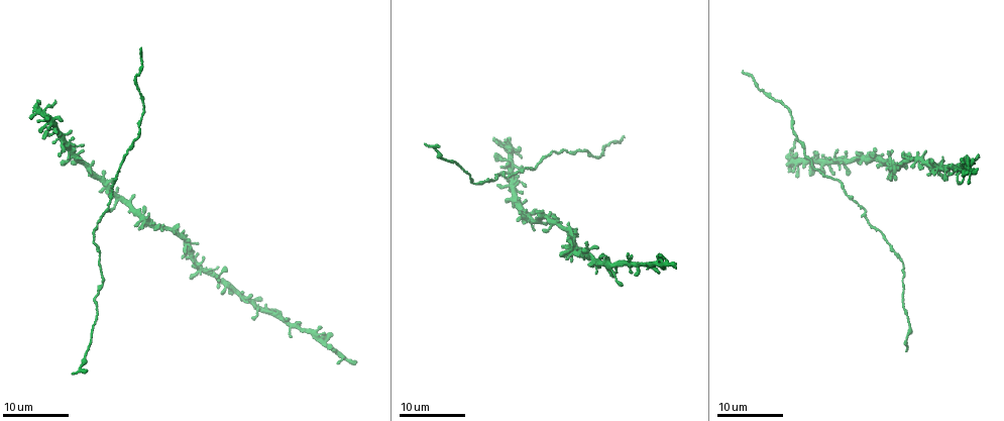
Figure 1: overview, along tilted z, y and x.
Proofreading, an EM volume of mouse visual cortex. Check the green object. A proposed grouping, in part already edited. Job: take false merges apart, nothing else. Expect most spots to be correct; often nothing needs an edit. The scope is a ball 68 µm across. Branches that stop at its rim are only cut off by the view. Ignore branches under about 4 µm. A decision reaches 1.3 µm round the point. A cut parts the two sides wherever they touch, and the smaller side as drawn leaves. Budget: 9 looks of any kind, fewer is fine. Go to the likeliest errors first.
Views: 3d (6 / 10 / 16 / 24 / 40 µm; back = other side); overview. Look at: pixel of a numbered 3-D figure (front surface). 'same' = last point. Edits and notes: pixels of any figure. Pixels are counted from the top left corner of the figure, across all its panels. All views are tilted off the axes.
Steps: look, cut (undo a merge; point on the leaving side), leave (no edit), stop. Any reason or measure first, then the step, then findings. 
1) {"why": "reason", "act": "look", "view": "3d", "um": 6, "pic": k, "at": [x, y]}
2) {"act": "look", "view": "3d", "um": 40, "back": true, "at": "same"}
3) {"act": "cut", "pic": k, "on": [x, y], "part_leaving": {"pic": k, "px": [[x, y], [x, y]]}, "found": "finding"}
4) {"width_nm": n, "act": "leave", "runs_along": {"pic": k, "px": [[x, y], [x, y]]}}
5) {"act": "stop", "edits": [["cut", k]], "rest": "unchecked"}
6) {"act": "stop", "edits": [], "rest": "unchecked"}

{"why": "four or more arms meet", "act": "look", "view": "3d", "um": 24, "pic": 1, "at": [115, 198]}

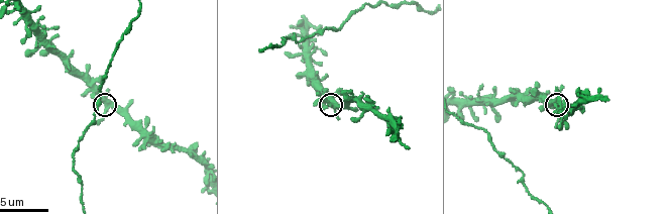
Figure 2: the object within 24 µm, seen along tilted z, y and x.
{"act": "look", "view": "3d", "um": 6, "pic": 2, "at": [107, 105]}

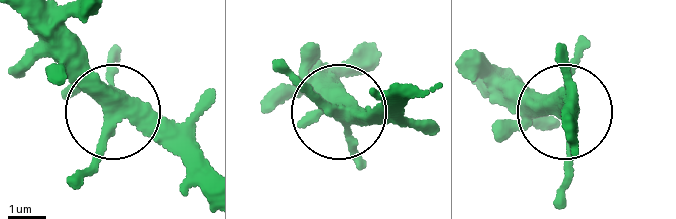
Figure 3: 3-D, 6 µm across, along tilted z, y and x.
{"width_nm": 410, "act": "leave", "found": "all the same neuron"}

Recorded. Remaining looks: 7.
{"why": "three arms meet", "act": "look", "view": "3d", "um": 16, "pic": 1, "at": [230, 286]}

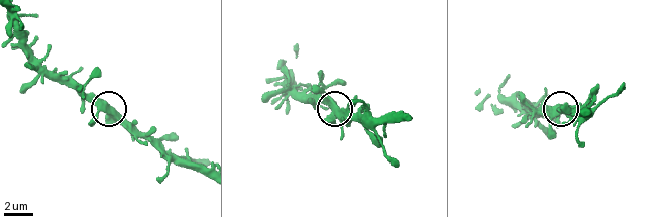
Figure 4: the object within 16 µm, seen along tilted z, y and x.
{"act": "look", "view": "3d", "um": 6, "pic": 4, "at": [107, 108]}

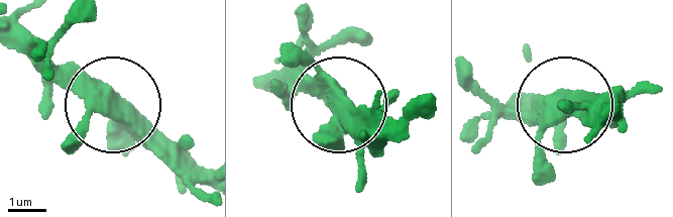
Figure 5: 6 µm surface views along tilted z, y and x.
{"width_nm": 440, "act": "leave", "runs_along": {"pic": 5, "px": [[519, 104], [549, 101], [595, 121]]}, "found": "one neuron here"}

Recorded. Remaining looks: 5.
{"act": "look", "view": "3d", "um": 10, "pic": 2, "at": [519, 170]}

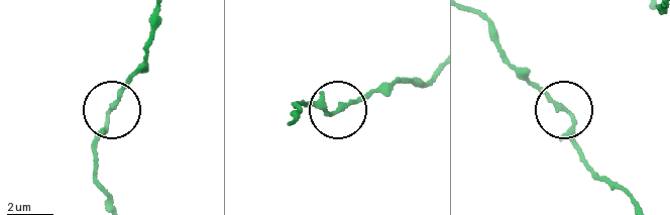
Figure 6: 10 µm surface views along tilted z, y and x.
{"act": "look", "view": "3d", "um": 10, "back": true, "pic": 6, "at": [565, 111]}

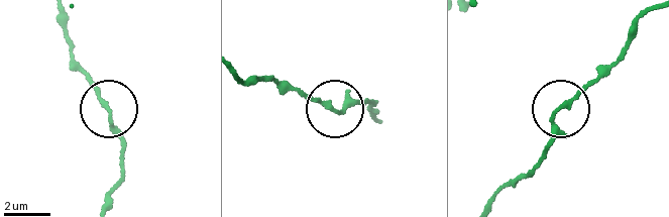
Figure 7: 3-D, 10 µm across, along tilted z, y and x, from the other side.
{"act": "leave", "found": "continuous, no second neuron"}

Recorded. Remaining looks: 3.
{"why": "sudden change in width", "act": "look", "view": "3d", "um": 16, "pic": 2, "at": [427, 11]}

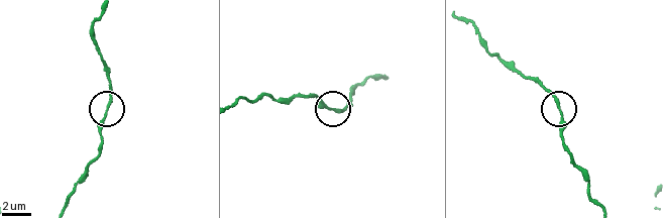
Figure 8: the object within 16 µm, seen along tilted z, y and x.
{"act": "leave", "found": "all the same neuron"}

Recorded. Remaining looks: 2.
{"act": "stop", "edits": [], "rest": "unchecked"}

